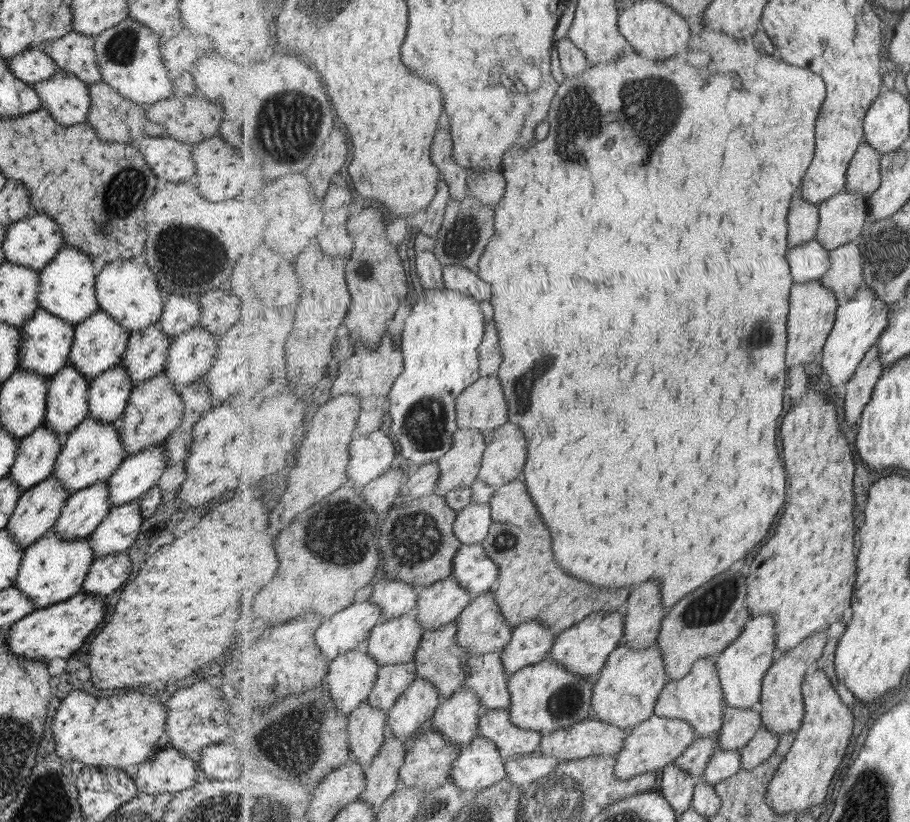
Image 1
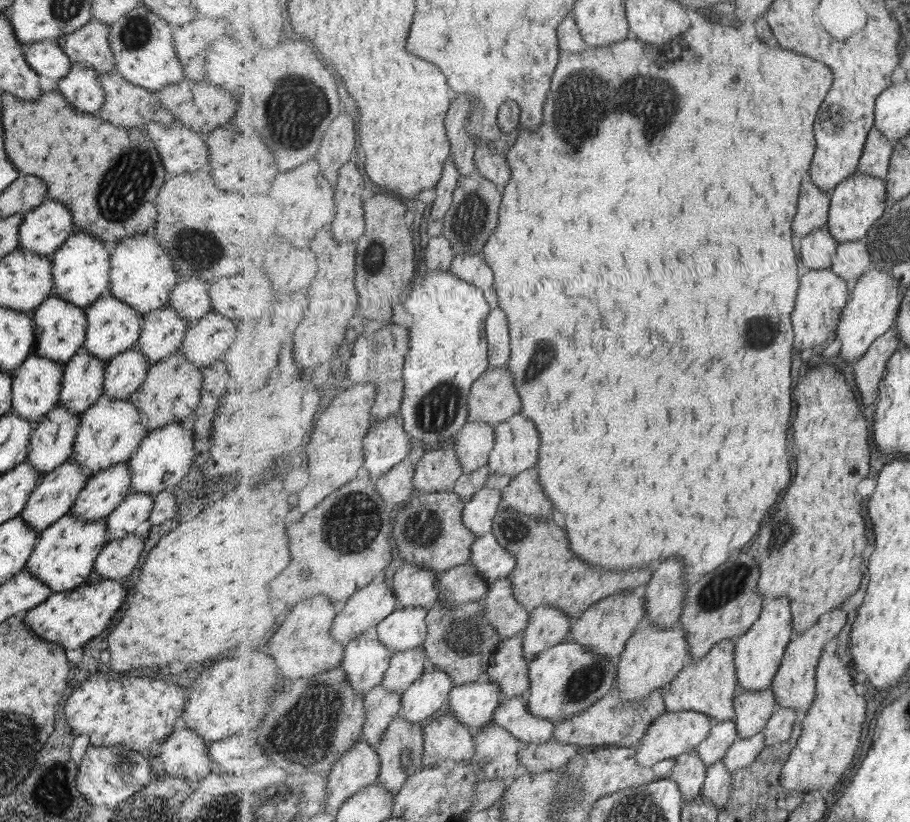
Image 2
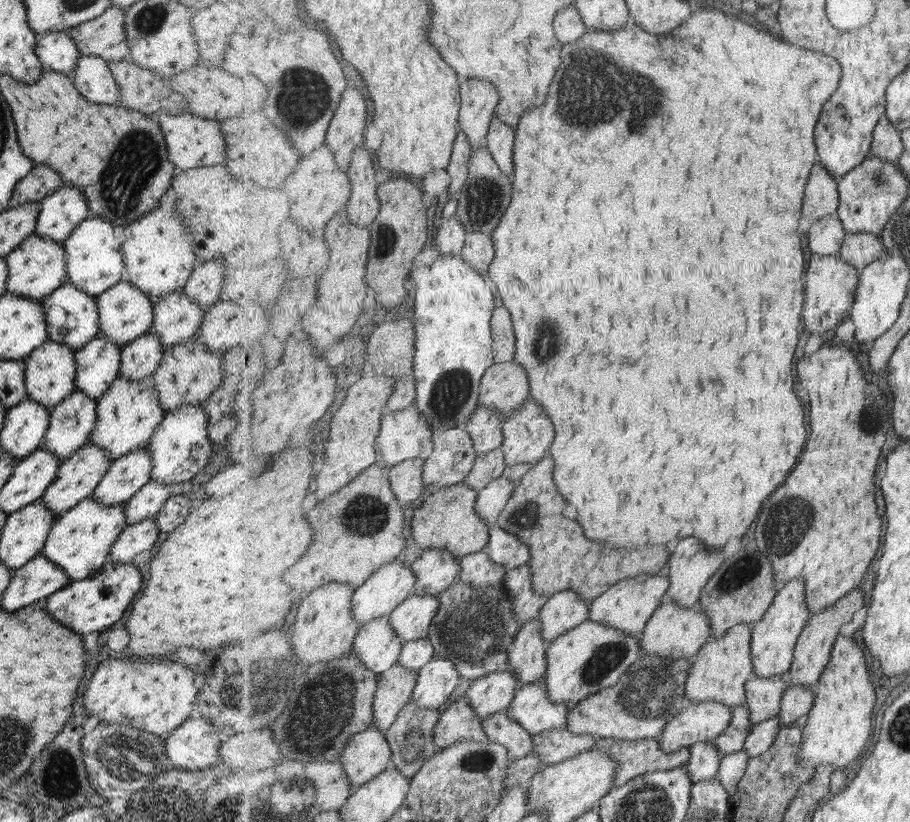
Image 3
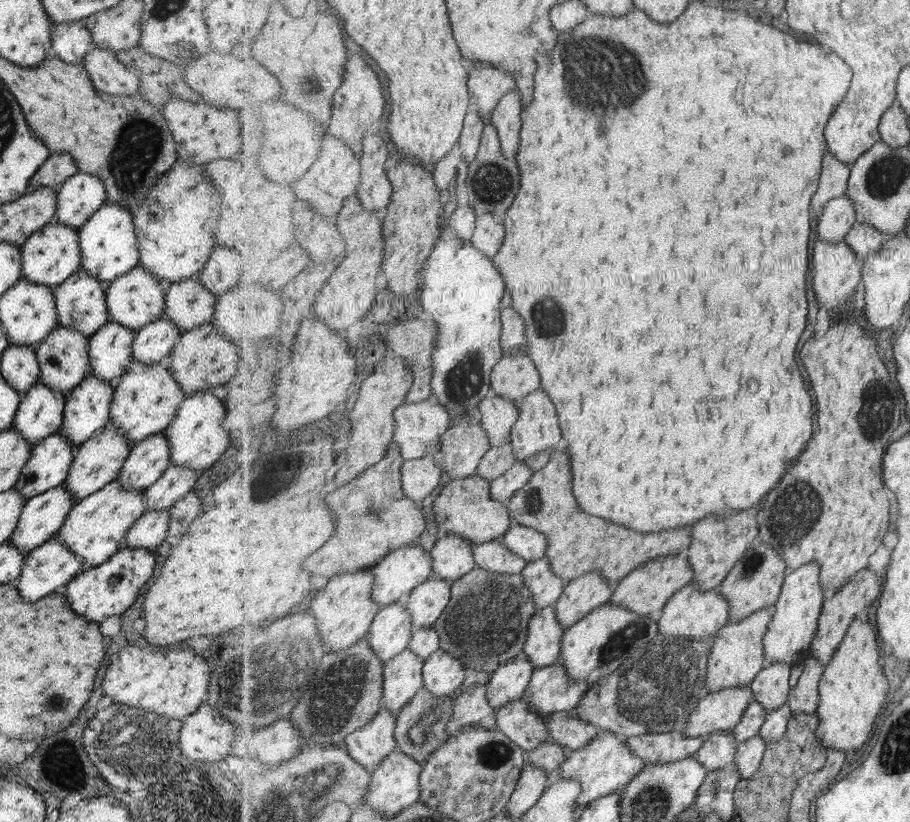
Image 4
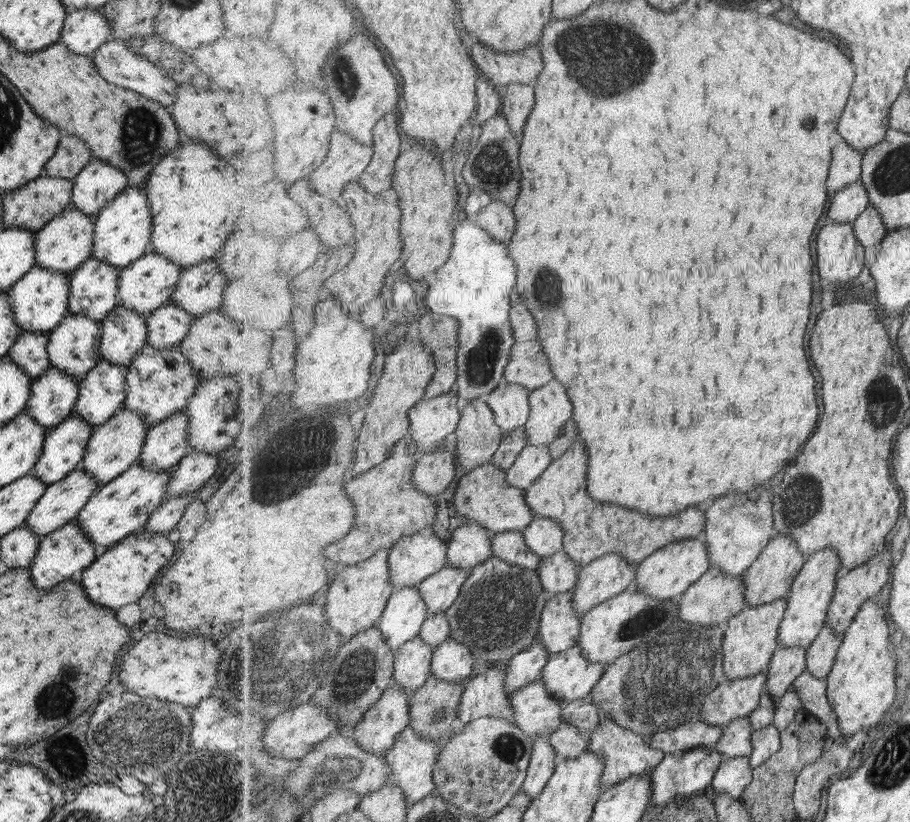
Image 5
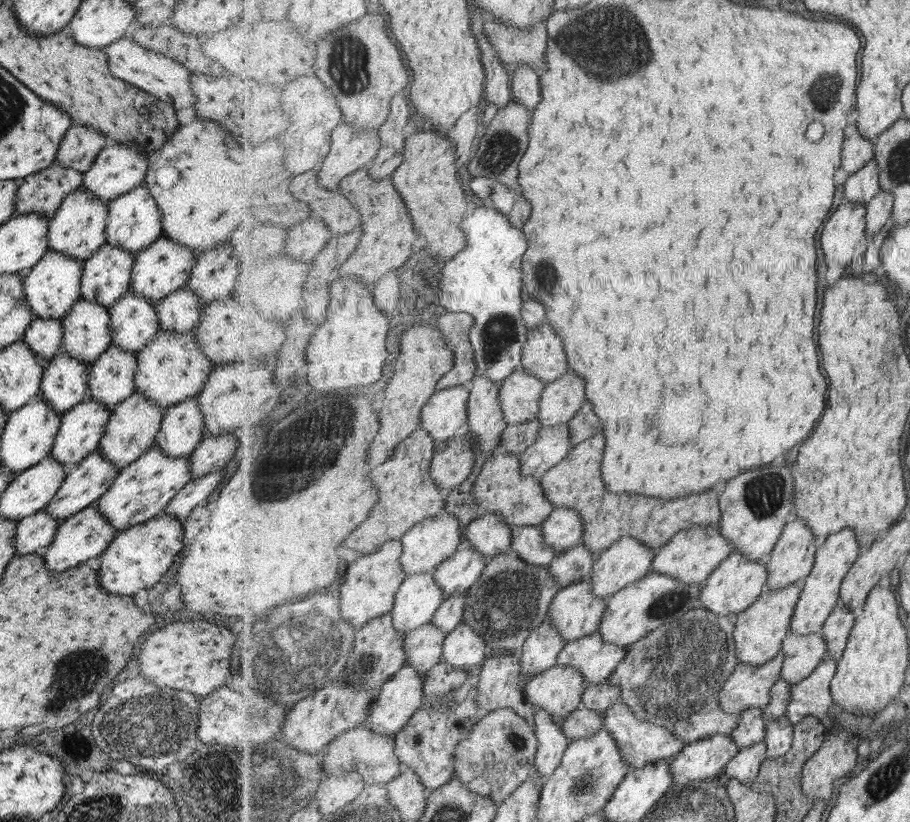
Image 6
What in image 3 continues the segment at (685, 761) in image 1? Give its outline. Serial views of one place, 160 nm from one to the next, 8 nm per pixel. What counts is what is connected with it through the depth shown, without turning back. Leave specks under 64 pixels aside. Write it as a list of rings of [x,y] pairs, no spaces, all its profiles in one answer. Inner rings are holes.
[[[747,704],[738,706],[733,713],[729,729],[725,730],[725,733],[715,740],[719,754],[724,757],[743,751],[745,741],[747,741],[747,737],[751,734],[754,726]]]

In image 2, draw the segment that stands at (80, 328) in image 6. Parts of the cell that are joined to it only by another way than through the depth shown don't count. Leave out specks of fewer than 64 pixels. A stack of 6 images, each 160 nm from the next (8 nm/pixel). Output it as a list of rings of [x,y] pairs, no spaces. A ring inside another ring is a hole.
[[[31,353],[11,374],[10,412],[36,424],[42,416],[58,404],[63,369],[63,365]]]

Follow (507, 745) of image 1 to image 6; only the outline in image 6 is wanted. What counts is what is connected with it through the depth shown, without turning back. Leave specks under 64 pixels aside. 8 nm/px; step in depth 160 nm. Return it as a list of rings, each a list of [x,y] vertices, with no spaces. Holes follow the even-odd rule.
[[[599,632],[591,633],[589,636],[567,643],[565,650],[561,651],[557,665],[571,665],[579,669],[586,678],[587,686],[599,684],[612,676],[628,655],[628,649],[629,647],[617,643],[608,643]]]

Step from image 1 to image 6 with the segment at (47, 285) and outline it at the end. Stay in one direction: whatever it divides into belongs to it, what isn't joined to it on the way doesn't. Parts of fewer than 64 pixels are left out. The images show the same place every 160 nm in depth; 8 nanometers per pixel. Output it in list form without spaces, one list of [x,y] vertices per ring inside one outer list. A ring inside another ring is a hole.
[[[138,185],[129,192],[112,198],[107,202],[107,208],[108,215],[104,232],[105,244],[117,246],[119,250],[135,255],[162,235],[160,210],[143,185]]]

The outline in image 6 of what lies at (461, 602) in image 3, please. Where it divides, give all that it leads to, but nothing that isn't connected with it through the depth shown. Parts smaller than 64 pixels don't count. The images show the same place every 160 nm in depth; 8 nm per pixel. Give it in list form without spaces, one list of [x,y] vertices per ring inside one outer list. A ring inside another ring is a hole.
[[[507,550],[488,560],[481,578],[467,590],[463,622],[483,635],[492,656],[520,654],[532,630],[549,619],[554,598],[562,588],[546,568],[532,565]]]

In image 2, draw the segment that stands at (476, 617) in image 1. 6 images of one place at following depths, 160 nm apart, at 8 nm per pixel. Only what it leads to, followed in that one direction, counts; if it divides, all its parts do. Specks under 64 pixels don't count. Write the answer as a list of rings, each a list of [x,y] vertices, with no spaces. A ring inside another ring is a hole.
[[[511,576],[494,580],[489,583],[488,587],[489,592],[482,599],[484,613],[488,621],[500,632],[502,640],[514,637],[525,631],[531,619],[531,612],[523,603],[518,601]]]

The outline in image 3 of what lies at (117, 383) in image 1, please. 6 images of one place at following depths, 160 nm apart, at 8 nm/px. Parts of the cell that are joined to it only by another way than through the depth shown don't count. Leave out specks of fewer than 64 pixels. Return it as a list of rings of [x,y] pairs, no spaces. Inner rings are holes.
[[[151,332],[126,342],[120,347],[118,377],[123,380],[147,381],[162,357],[162,342]]]

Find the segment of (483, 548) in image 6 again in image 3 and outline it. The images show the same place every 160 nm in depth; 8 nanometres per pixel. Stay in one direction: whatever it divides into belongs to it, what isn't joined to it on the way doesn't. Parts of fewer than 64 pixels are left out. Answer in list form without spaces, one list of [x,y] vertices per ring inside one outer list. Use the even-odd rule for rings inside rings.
[[[427,549],[413,563],[418,581],[417,595],[437,595],[447,590],[460,579],[462,571],[461,558],[457,558],[447,549]]]

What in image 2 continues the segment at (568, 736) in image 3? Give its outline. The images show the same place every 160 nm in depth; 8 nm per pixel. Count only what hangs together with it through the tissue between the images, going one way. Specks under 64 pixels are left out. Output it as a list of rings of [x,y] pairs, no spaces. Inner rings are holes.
[[[555,739],[545,744],[528,744],[521,748],[519,762],[527,768],[528,774],[555,770],[571,763],[571,760],[577,756],[579,748],[580,746],[577,744],[561,744],[561,742],[557,742]]]

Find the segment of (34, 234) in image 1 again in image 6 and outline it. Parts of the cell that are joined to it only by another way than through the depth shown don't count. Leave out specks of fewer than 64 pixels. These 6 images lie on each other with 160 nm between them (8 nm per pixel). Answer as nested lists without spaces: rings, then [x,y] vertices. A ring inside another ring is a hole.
[[[108,143],[97,154],[89,170],[82,173],[82,184],[86,191],[97,198],[108,202],[117,195],[125,194],[137,187],[139,180],[144,178],[151,156],[145,156],[137,145],[129,143]]]

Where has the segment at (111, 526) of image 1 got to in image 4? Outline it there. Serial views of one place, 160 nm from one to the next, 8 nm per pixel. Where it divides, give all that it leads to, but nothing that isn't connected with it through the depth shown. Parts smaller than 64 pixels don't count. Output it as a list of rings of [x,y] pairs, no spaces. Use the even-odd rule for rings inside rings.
[[[170,465],[161,476],[144,490],[145,511],[168,509],[177,502],[184,494],[191,491],[200,475],[199,471]]]

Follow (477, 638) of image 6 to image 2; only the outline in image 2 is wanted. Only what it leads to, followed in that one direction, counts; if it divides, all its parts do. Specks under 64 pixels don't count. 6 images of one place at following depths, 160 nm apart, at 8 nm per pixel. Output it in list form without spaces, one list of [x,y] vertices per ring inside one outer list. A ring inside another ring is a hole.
[[[429,666],[402,695],[402,710],[399,716],[409,723],[419,724],[441,710],[454,689],[452,676],[447,671]]]

